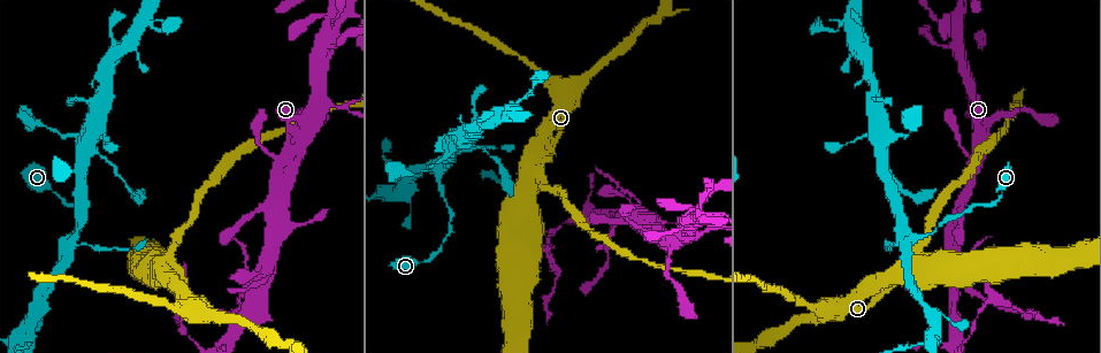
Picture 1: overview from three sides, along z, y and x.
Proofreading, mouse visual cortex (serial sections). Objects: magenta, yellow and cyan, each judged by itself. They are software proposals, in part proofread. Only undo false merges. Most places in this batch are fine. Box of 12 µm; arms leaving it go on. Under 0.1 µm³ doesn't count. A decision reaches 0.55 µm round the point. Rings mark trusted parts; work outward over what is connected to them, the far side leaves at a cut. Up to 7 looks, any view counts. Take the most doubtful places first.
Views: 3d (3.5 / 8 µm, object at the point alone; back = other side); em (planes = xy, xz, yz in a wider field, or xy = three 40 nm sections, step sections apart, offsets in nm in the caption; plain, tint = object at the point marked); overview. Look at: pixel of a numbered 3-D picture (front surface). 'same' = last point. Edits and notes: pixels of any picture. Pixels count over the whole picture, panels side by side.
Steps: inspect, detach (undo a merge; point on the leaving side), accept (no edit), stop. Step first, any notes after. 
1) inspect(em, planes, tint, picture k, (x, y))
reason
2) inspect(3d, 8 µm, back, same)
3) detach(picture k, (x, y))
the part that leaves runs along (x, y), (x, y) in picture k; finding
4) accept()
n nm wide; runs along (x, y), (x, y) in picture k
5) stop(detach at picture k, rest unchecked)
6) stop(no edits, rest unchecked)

inspect(3d, 3.5 µm, back, picture 1, (713, 228))
sudden change in width

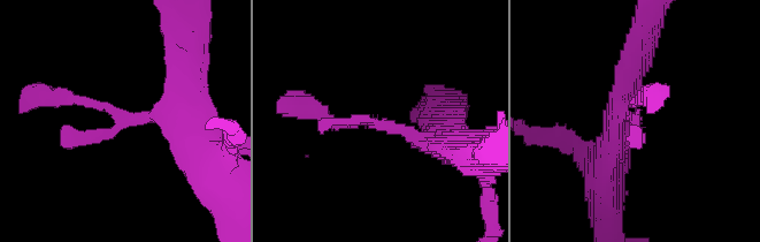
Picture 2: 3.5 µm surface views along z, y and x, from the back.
inspect(em, xy, step 1, tint, picture 2, (385, 124))
shape alone is not enough

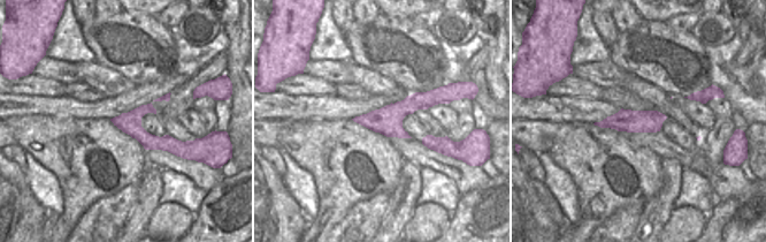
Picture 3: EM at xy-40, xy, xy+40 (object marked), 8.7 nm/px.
inspect(em, xy, step 3, tint, same)
cut it another way

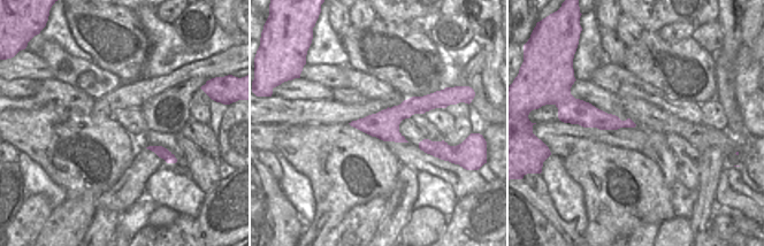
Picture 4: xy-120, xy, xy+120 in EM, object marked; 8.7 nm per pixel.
accept()
runs along (435, 105), (354, 123) in picture 4; one cell here

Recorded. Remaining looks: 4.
inspect(3d, 8 µm, picture 1, (109, 162))
calibre changes

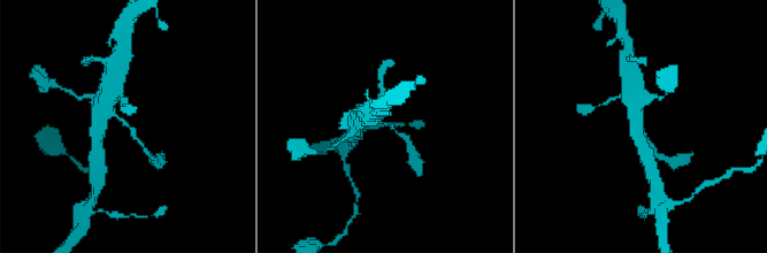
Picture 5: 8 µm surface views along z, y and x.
inspect(em, planes, tint, picture 5, (385, 123))
arms of 150, 400 nm

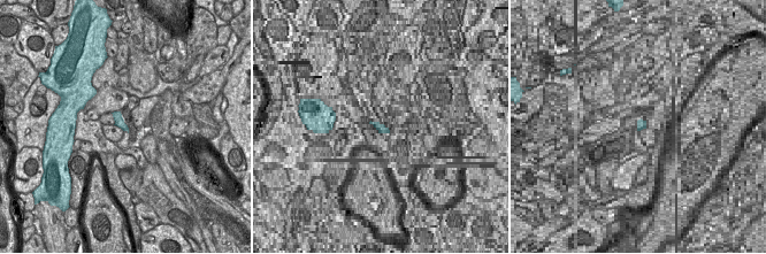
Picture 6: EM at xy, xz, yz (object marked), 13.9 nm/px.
accept()
continuous, no second cell

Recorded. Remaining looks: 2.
inspect(3d, 3.5 µm, picture 1, (262, 274))
side arm on a straight run

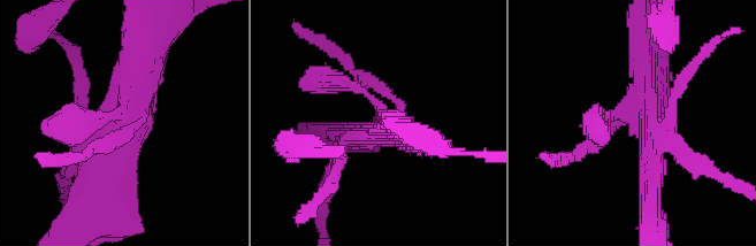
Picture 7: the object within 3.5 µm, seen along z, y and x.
inspect(em, xy, step 1, tint, picture 7, (122, 124))

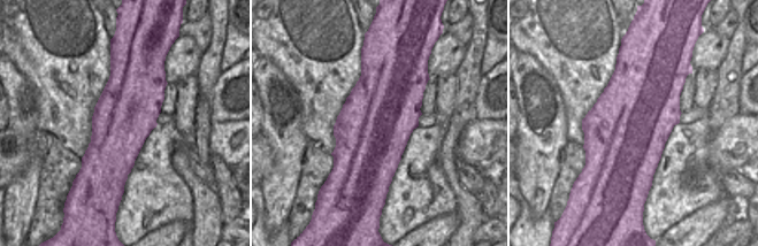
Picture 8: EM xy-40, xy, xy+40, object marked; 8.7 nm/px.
accept()
one cell here

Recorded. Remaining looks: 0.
stop(no edits, rest unchecked)

